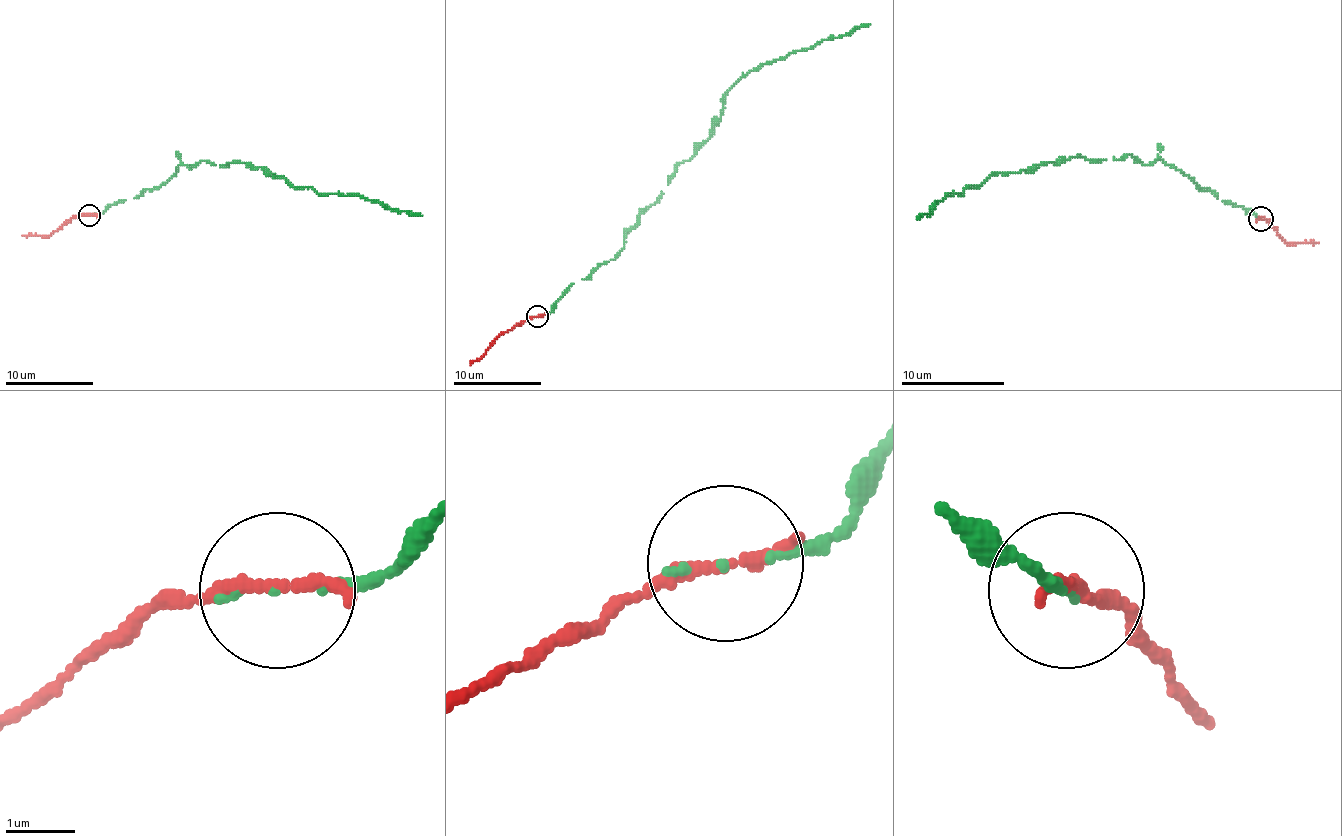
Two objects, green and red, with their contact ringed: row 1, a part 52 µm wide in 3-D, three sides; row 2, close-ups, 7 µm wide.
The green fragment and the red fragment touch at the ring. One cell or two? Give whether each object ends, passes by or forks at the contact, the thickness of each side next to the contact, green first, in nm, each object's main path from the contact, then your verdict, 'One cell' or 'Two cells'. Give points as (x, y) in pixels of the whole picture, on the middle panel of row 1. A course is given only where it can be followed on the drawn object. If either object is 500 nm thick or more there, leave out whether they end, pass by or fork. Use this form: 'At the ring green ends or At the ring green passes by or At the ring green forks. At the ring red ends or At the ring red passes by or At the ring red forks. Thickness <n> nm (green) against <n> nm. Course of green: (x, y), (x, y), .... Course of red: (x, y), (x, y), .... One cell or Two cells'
At the ring green ends. At the ring red passes by. Thickness 80 nm (green) against 170 nm. Course of green: (536, 316), (613, 259), (674, 169), (710, 136), (723, 97), (743, 77), (870, 24). Course of red: (536, 316), (521, 321), (496, 338), (470, 365). One cell

